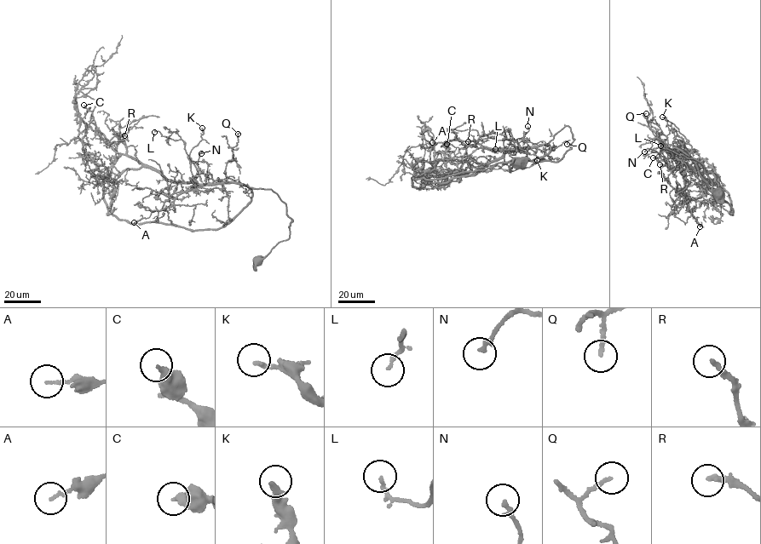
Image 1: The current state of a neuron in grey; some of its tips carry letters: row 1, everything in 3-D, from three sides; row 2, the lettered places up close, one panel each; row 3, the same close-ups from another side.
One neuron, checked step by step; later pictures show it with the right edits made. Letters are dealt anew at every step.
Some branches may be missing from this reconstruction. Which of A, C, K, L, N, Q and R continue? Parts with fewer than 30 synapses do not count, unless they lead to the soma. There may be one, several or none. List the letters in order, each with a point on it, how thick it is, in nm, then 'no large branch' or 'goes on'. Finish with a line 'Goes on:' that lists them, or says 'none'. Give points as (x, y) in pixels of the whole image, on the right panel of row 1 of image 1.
A: (700, 226) | 120 nm | no large branch
C: (653, 157) | 440 nm | no large branch
K: (662, 117) | 240 nm | no large branch
L: (660, 146) | 150 nm | no large branch
N: (644, 151) | 190 nm | no large branch
Q: (646, 113) | 120 nm | no large branch
R: (660, 164) | 240 nm | no large branch
Goes on: none

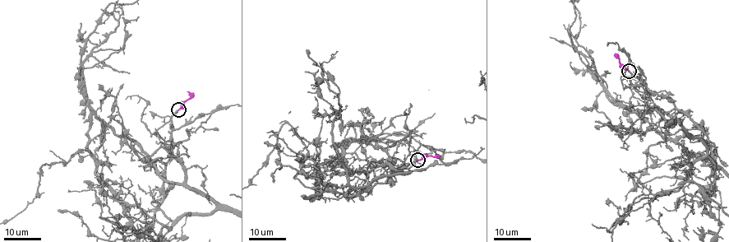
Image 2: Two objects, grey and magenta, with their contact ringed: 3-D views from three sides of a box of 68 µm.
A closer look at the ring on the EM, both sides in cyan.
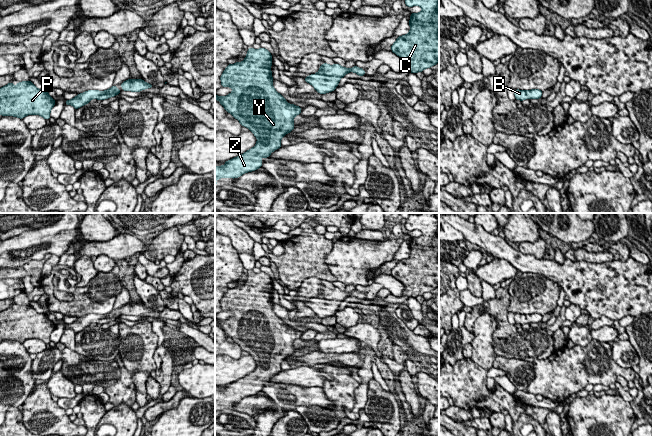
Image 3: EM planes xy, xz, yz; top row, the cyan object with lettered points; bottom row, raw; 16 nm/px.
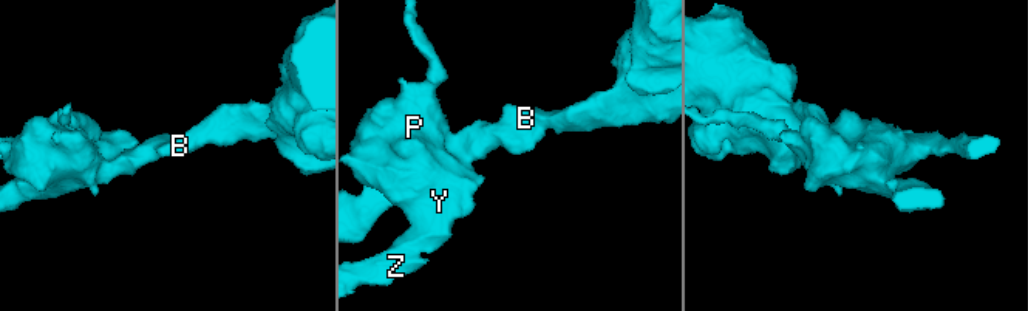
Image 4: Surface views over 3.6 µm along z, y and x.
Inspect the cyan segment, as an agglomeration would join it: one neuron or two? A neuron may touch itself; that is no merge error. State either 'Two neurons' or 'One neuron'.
One neuron

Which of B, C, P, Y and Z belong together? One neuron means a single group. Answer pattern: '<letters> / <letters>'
B C P Y Z

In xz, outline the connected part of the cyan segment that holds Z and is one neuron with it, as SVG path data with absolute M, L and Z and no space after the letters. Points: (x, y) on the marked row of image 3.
M248 47L245 59L242 62L228 64L220 77L222 87L231 87L233 91L224 97L215 95L215 100L219 100L225 110L232 114L242 126L252 131L258 140L253 148L225 161L224 166L215 166L215 184L220 178L235 179L262 167L263 161L260 159L268 158L273 151L282 147L282 137L292 132L295 127L293 119L301 113L302 108L287 103L286 99L275 90L270 69L272 64L272 55L267 49Z

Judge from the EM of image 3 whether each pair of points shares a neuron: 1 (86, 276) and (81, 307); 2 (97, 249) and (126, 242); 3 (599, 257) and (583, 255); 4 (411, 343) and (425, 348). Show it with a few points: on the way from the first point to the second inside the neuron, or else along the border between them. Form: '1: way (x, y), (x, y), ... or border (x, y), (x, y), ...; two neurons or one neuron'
1: border (98, 272), (84, 286), (76, 285); two neurons
2: way (104, 248), (119, 247); one neuron
3: way (595, 257), (587, 256); one neuron
4: way (414, 344), (422, 346); one neuron

